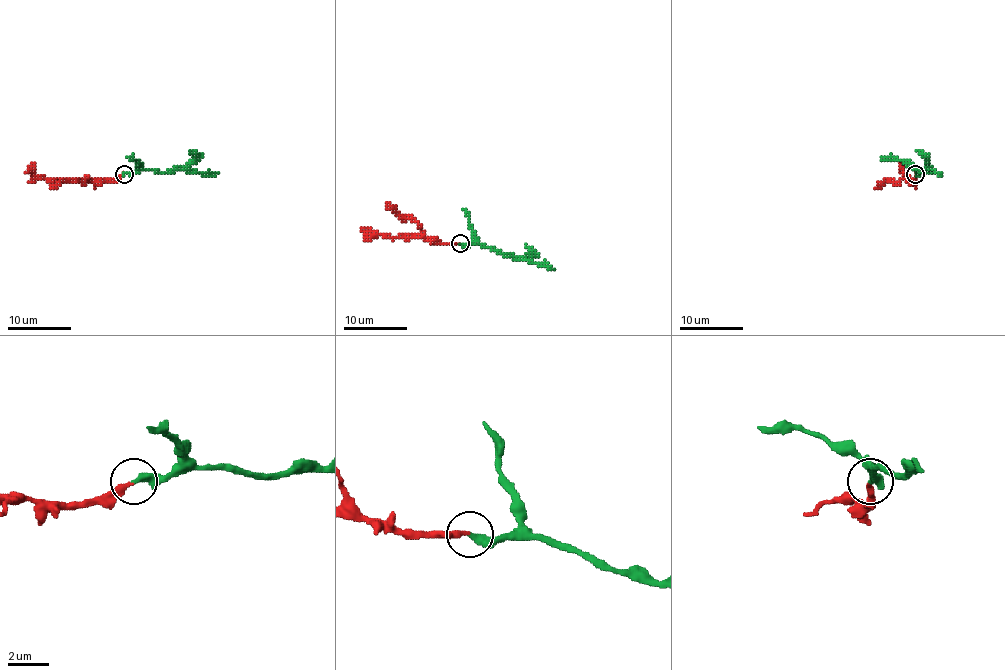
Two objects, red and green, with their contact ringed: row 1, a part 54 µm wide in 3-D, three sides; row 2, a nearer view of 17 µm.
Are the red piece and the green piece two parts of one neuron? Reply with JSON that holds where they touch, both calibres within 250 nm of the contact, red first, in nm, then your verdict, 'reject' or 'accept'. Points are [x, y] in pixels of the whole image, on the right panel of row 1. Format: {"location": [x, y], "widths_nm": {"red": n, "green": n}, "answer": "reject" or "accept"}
{"location": [915, 174], "widths_nm": {"red": 280, "green": 360}, "answer": "accept"}

